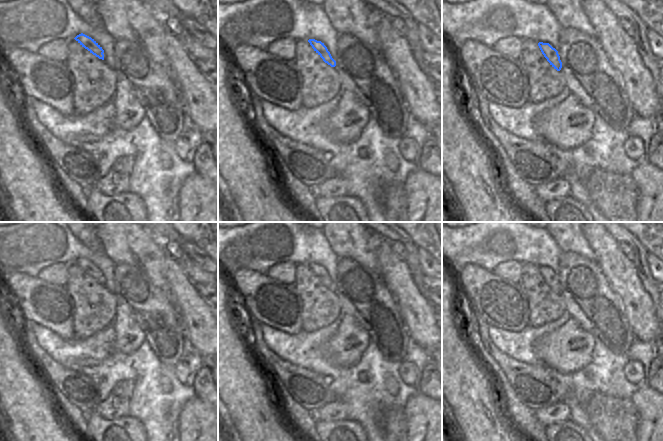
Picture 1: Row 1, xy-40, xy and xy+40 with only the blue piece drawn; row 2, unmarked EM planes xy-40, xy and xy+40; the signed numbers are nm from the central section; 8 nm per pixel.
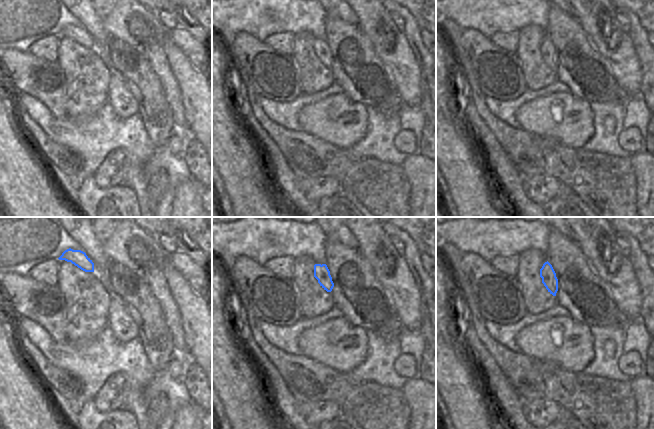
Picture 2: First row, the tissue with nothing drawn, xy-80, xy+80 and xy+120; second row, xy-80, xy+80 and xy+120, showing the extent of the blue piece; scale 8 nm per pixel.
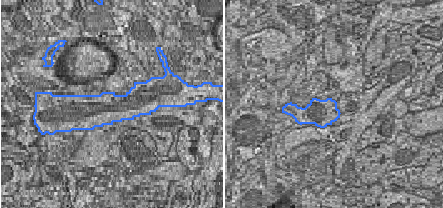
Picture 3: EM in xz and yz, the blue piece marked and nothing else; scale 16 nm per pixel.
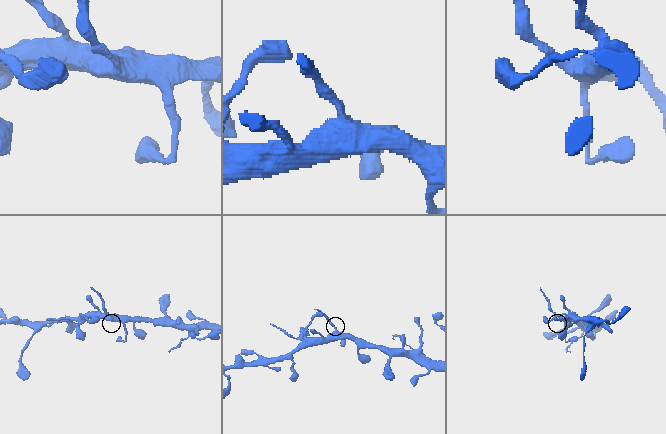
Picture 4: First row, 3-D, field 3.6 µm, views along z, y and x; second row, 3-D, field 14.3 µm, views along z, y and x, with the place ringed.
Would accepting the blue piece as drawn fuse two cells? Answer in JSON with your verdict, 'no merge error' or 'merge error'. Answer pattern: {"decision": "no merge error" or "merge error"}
{"decision": "merge error"}

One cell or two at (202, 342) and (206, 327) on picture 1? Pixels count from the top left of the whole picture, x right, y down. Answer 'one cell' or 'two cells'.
one cell

